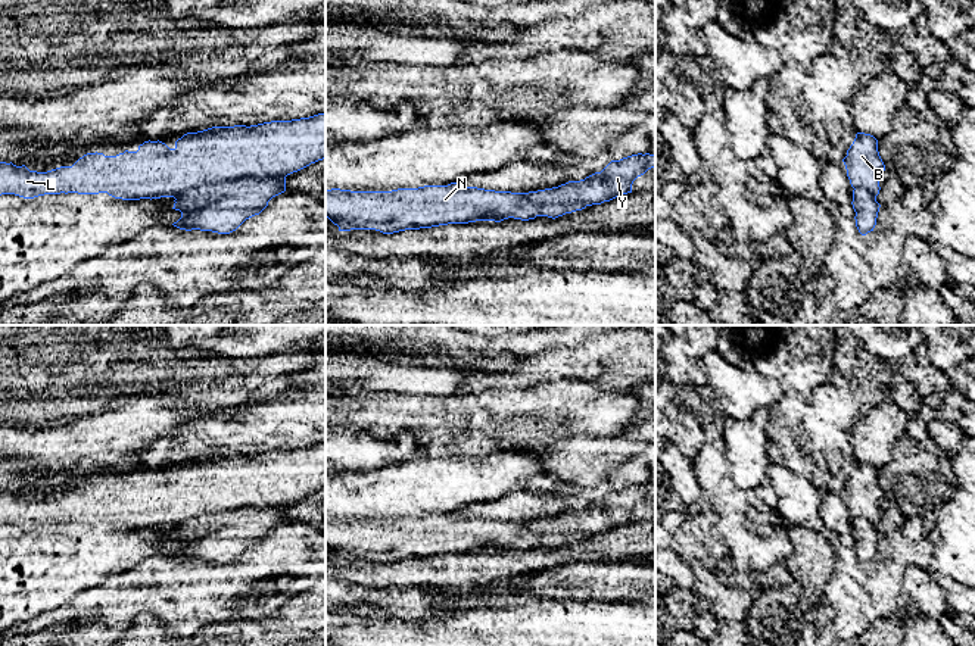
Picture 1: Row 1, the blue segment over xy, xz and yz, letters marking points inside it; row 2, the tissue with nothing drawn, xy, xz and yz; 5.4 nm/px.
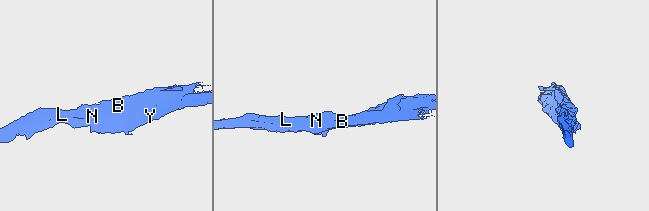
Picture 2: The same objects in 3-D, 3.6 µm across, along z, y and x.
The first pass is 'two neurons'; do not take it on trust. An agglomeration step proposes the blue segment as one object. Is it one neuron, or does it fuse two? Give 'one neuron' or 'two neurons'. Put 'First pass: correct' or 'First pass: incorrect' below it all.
two neurons
First pass: correct

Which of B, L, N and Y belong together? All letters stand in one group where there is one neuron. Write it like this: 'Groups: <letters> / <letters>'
Groups: B L N / Y

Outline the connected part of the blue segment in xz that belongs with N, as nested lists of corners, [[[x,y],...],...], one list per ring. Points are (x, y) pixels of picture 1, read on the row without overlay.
[[[458,511],[392,521],[325,519],[325,547],[339,561],[376,559],[383,564],[476,550],[501,552],[508,547],[555,549],[586,536],[533,533],[529,522],[465,517]]]

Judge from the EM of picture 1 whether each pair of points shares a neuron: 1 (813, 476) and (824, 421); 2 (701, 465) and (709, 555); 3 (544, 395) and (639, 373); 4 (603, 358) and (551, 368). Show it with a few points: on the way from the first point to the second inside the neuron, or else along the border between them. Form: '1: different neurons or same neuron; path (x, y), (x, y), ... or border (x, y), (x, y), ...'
1: same neuron; path (809, 462), (810, 434)
2: different neurons; border (712, 511), (716, 514), (713, 530), (725, 543)
3: different neurons; border (561, 378), (585, 378), (601, 389), (628, 390)
4: same neuron; path (589, 361), (564, 362)

